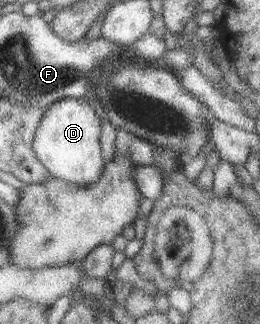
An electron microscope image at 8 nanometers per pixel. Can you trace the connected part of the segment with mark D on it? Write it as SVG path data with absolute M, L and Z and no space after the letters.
M84 98L60 99L44 110L44 114L41 116L38 126L35 128L31 151L33 151L35 159L45 167L50 177L67 181L67 183L73 183L77 187L85 187L85 185L93 183L101 175L104 166L98 143L101 124L102 121L95 115L94 106L90 100Z

